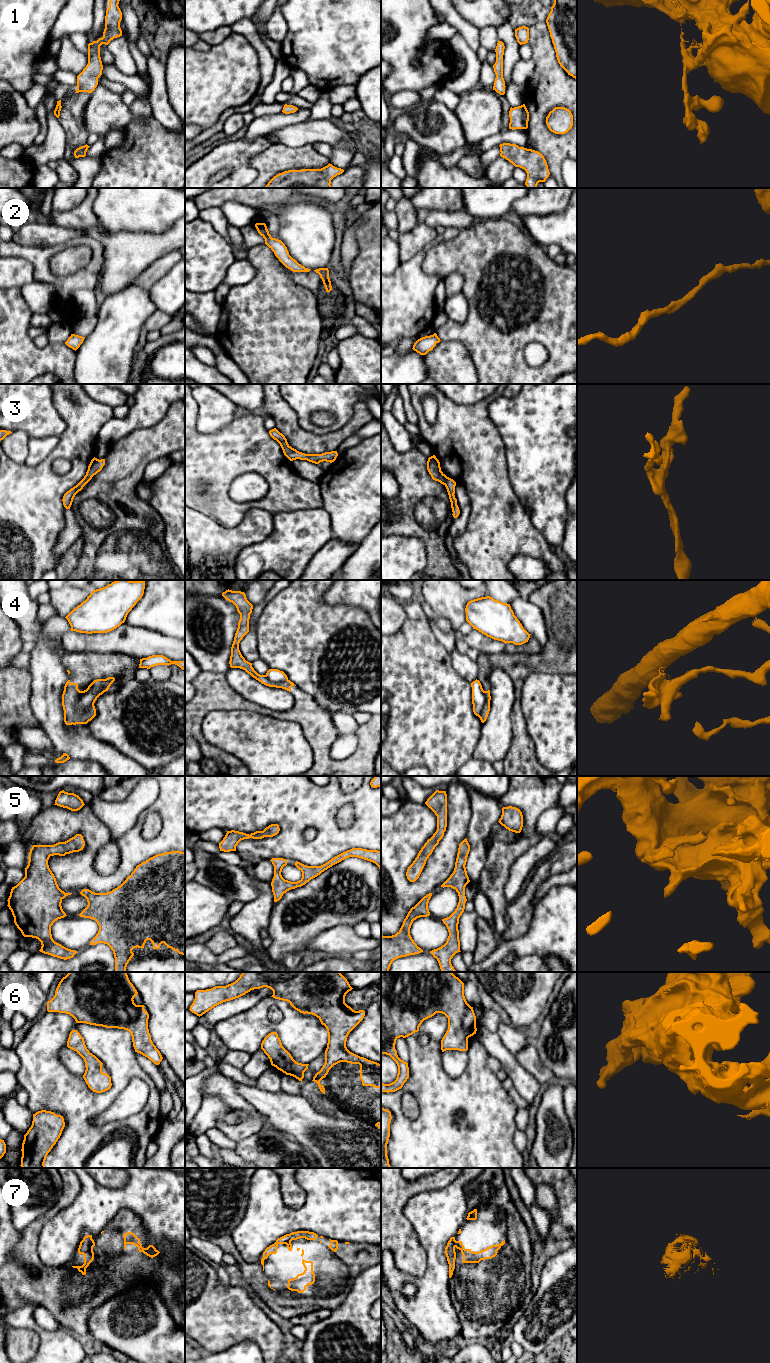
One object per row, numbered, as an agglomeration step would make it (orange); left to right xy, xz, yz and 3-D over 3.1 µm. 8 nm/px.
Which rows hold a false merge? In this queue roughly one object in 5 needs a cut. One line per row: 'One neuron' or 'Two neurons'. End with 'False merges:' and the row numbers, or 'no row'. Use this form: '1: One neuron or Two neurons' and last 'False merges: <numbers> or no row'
1: One neuron
2: One neuron
3: One neuron
4: Two neurons
5: One neuron
6: One neuron
7: One neuron
False merges: 4

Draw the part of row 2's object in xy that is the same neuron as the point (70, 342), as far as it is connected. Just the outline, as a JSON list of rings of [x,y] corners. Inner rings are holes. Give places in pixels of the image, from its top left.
[[[71,334],[71,336],[68,338],[65,344],[76,351],[80,347],[80,345],[83,343],[84,339],[85,337]]]

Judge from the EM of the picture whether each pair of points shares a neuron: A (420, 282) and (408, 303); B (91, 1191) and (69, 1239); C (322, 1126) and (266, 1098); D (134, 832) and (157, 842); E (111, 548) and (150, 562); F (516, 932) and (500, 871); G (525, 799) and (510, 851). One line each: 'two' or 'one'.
A: one
B: one
C: one
D: one
E: one
F: two
G: one

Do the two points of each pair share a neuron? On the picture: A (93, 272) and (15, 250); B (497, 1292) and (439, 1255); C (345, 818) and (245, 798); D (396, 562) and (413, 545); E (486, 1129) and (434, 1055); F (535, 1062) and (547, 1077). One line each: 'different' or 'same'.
A: same
B: different
C: different
D: same
E: same
F: same

